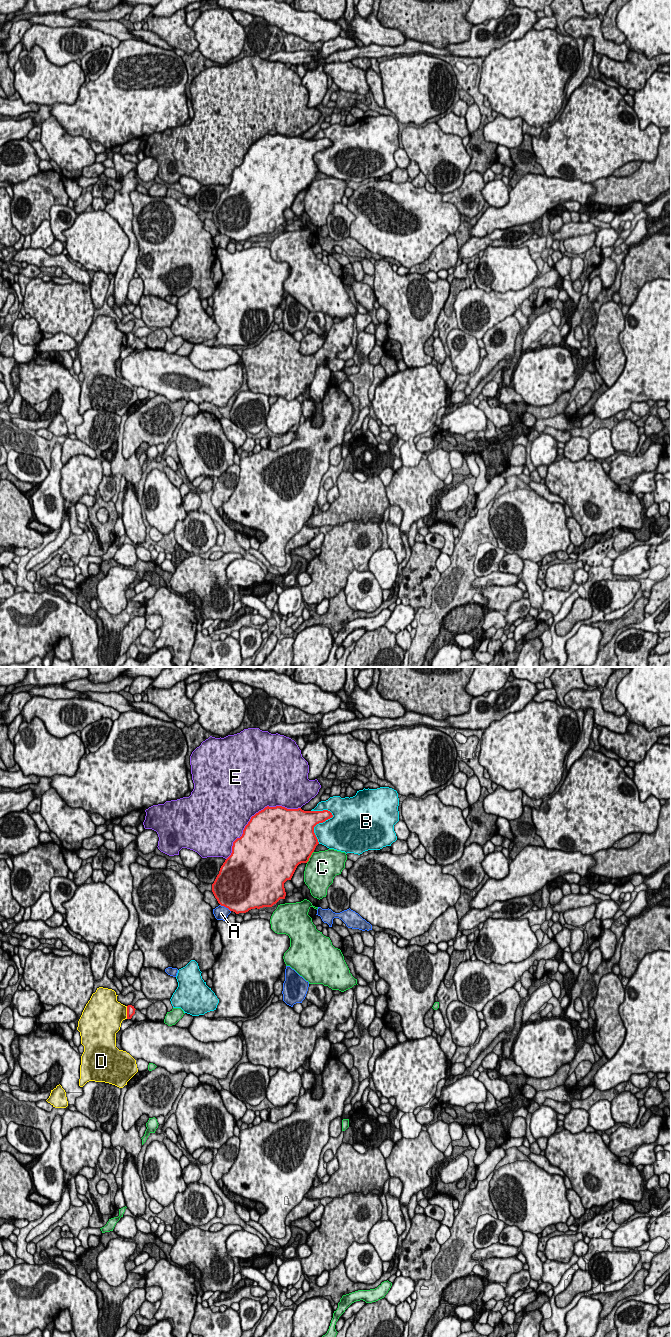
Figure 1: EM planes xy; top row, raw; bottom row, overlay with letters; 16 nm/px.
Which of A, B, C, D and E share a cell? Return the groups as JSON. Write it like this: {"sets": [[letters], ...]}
{"sets": [["A"], ["B"], ["C"], ["D"], ["E"]]}

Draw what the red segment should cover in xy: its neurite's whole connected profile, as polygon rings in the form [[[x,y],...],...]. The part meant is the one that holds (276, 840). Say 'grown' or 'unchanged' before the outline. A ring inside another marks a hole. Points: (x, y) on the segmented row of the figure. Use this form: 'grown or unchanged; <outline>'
unchanged; [[[267,806],[252,816],[242,836],[233,842],[232,853],[212,884],[218,903],[239,914],[272,907],[280,899],[285,899],[284,883],[291,880],[299,864],[309,861],[319,844],[314,827],[332,817],[328,810],[304,811],[282,806]]]

